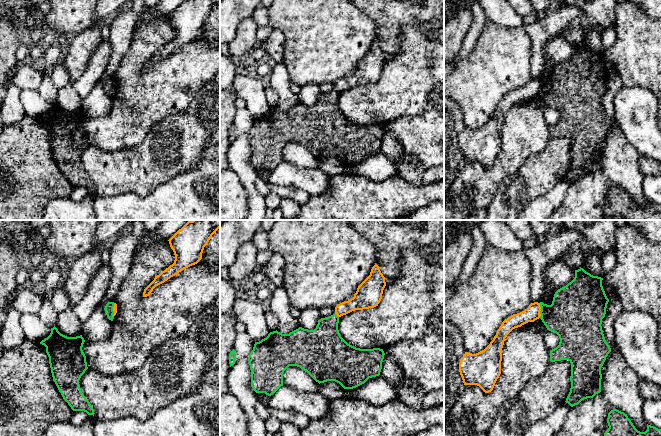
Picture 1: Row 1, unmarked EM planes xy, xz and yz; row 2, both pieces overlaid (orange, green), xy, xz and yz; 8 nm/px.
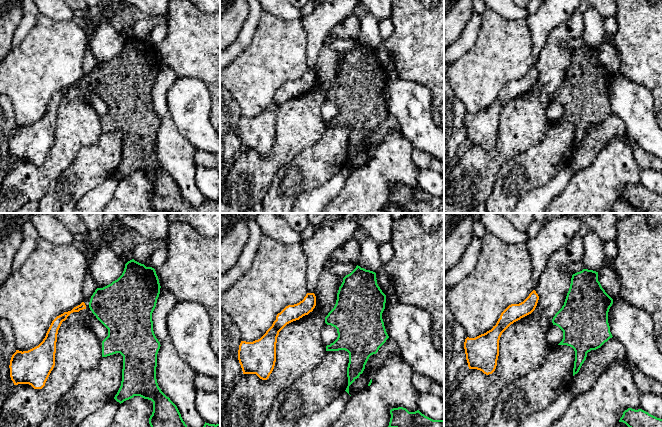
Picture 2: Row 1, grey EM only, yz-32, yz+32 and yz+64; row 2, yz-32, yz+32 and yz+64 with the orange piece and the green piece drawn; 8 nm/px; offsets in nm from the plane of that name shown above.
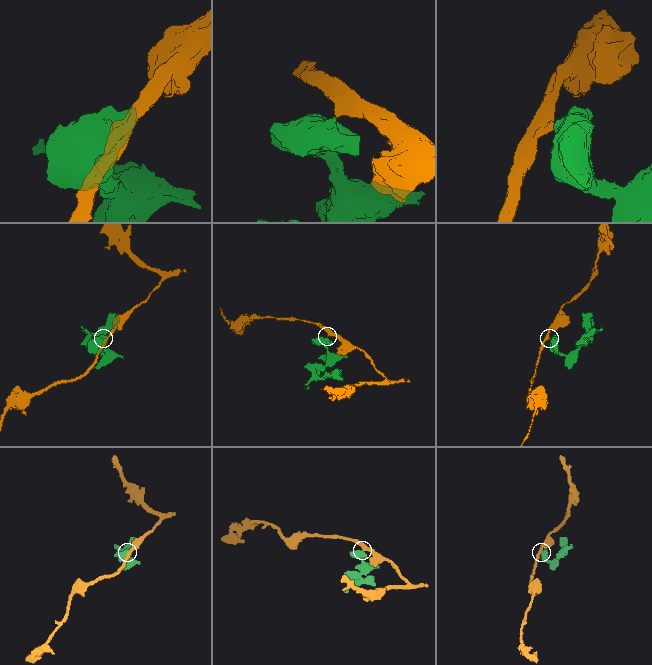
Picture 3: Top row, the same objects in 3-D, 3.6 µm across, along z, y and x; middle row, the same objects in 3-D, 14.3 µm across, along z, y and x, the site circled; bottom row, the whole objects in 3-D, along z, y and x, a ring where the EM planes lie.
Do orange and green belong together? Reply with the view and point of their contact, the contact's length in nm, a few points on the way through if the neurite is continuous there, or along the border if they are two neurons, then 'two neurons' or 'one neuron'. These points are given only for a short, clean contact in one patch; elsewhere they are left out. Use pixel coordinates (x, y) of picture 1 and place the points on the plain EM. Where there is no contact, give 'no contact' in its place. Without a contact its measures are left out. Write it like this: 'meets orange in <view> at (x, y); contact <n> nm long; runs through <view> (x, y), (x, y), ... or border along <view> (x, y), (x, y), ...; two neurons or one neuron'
meets orange in yz at (540, 86); contact 120 nm long; border along yz (539, 79), (540, 93); two neurons

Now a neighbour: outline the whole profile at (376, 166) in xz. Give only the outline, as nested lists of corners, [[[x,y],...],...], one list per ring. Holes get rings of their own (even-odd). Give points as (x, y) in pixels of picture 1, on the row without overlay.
[[[379,151],[369,154],[364,160],[353,164],[351,168],[346,168],[343,174],[362,176],[379,182],[396,176],[396,168],[395,164]]]

